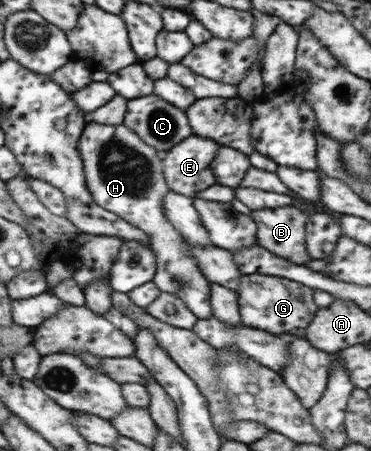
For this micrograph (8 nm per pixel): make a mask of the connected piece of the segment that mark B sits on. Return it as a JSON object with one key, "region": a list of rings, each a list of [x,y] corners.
{"region":[[[290,204],[251,213],[257,226],[257,243],[264,249],[299,266],[312,260],[305,244],[310,216],[304,211]]]}

